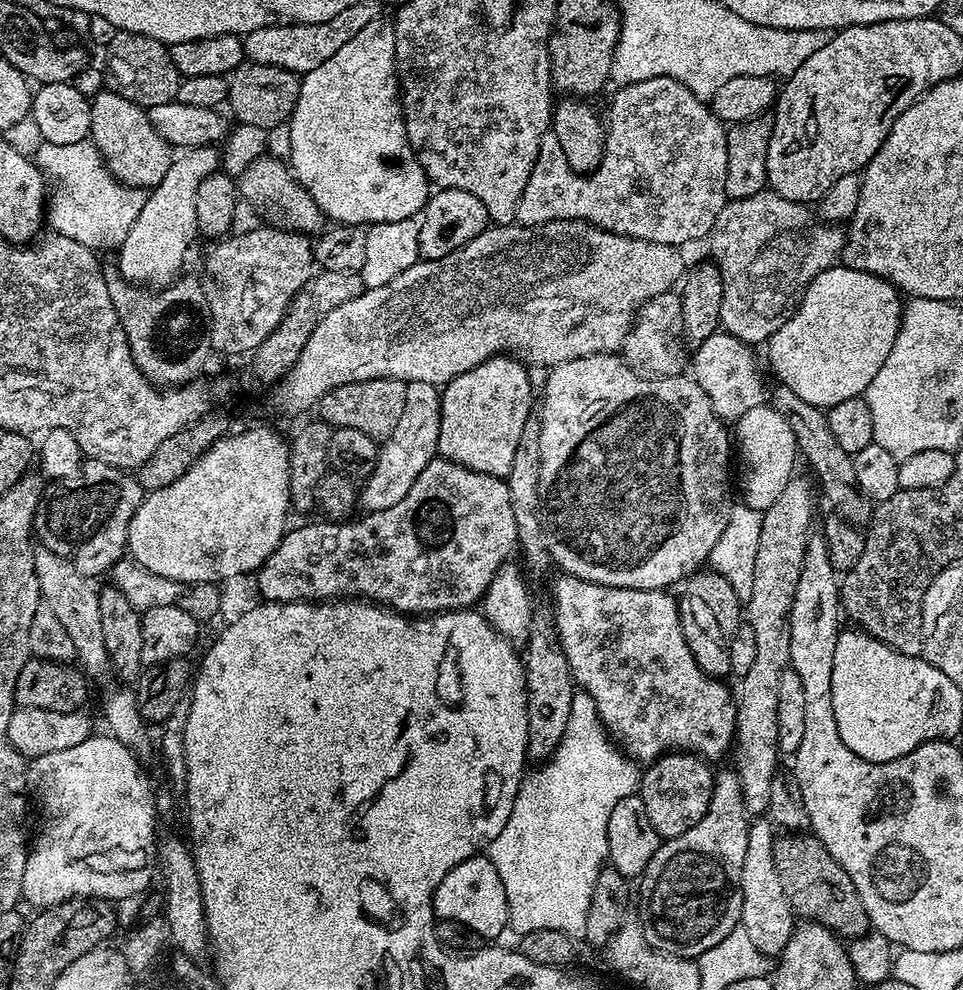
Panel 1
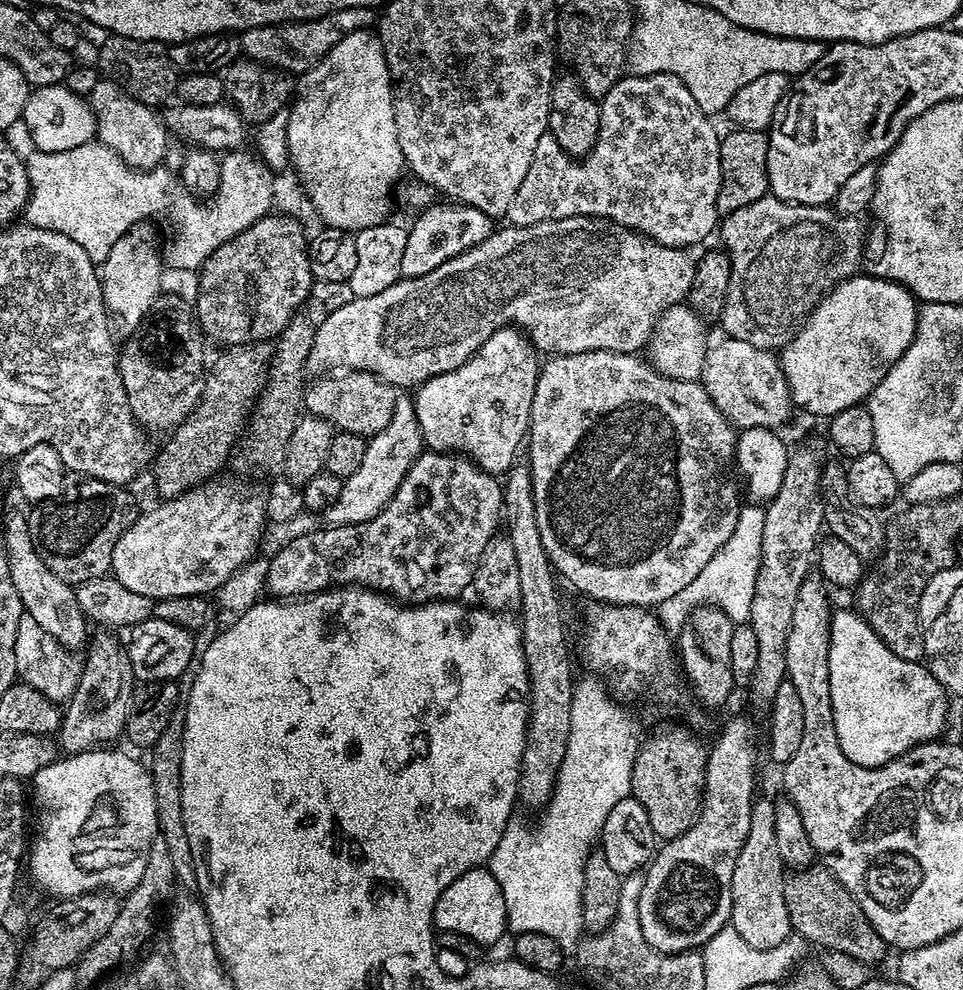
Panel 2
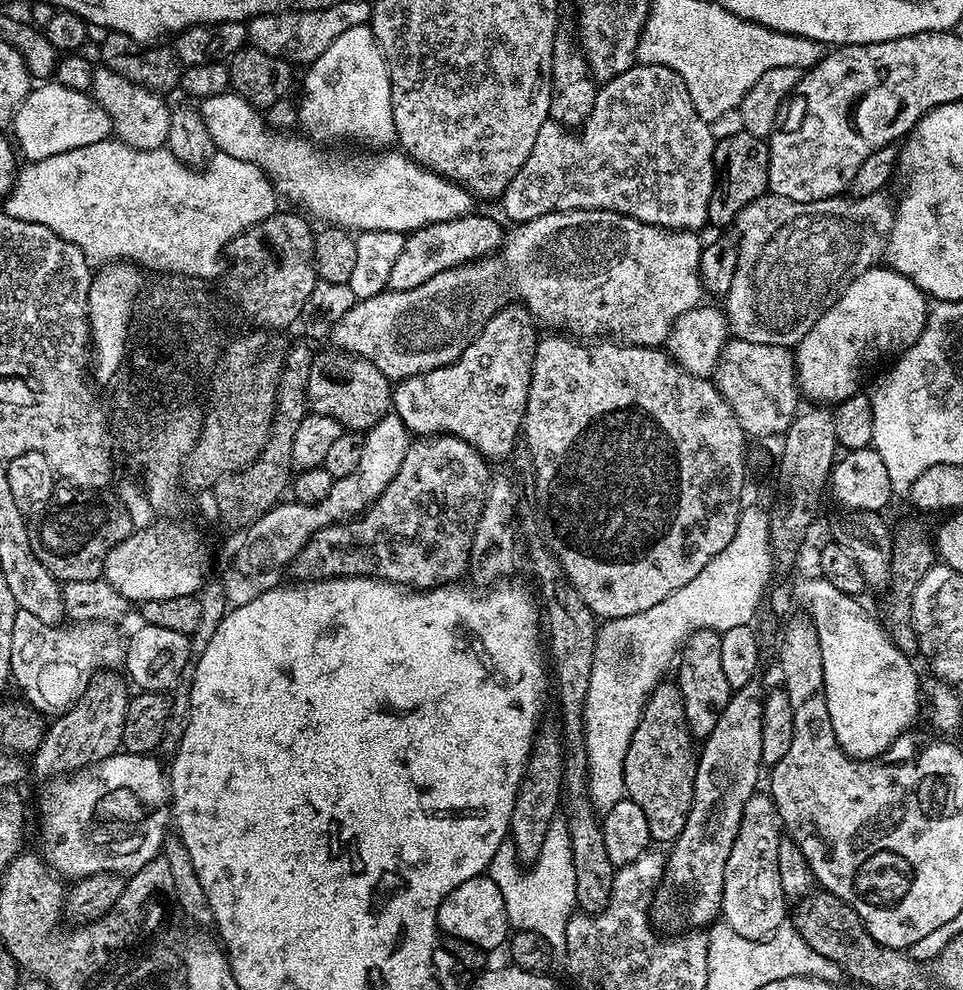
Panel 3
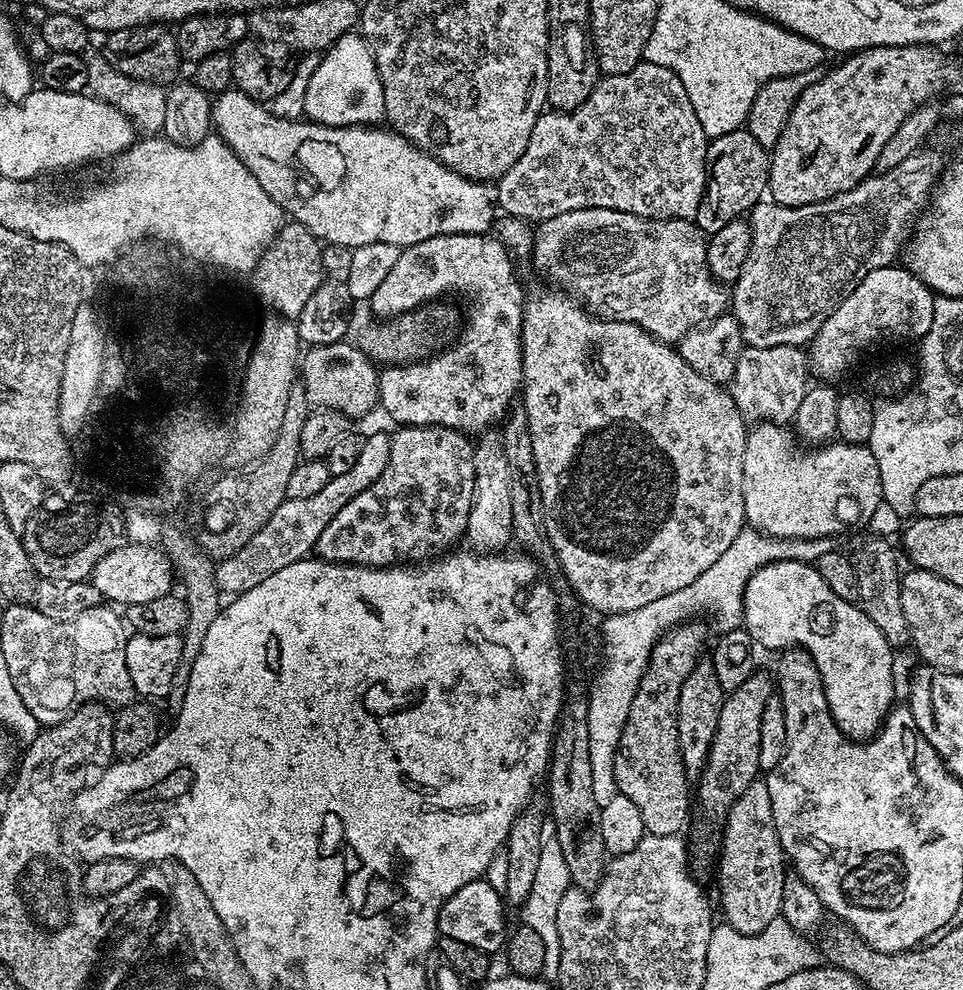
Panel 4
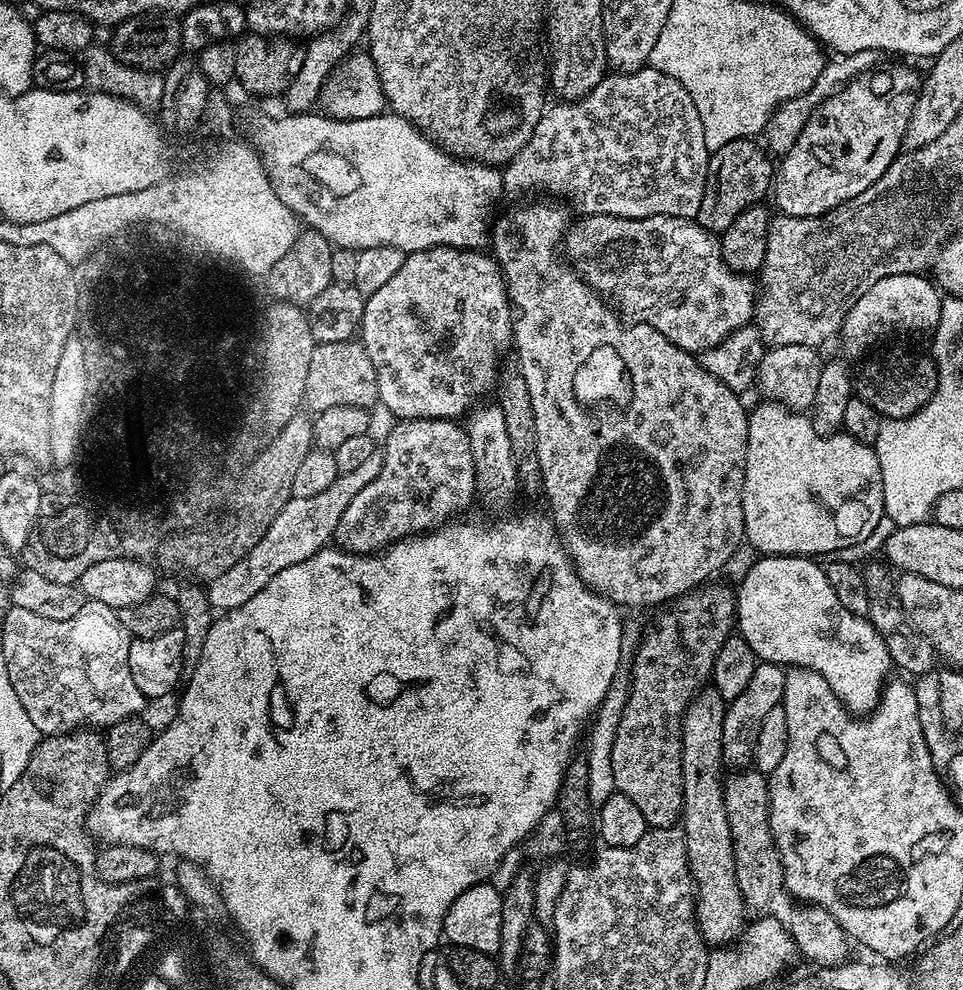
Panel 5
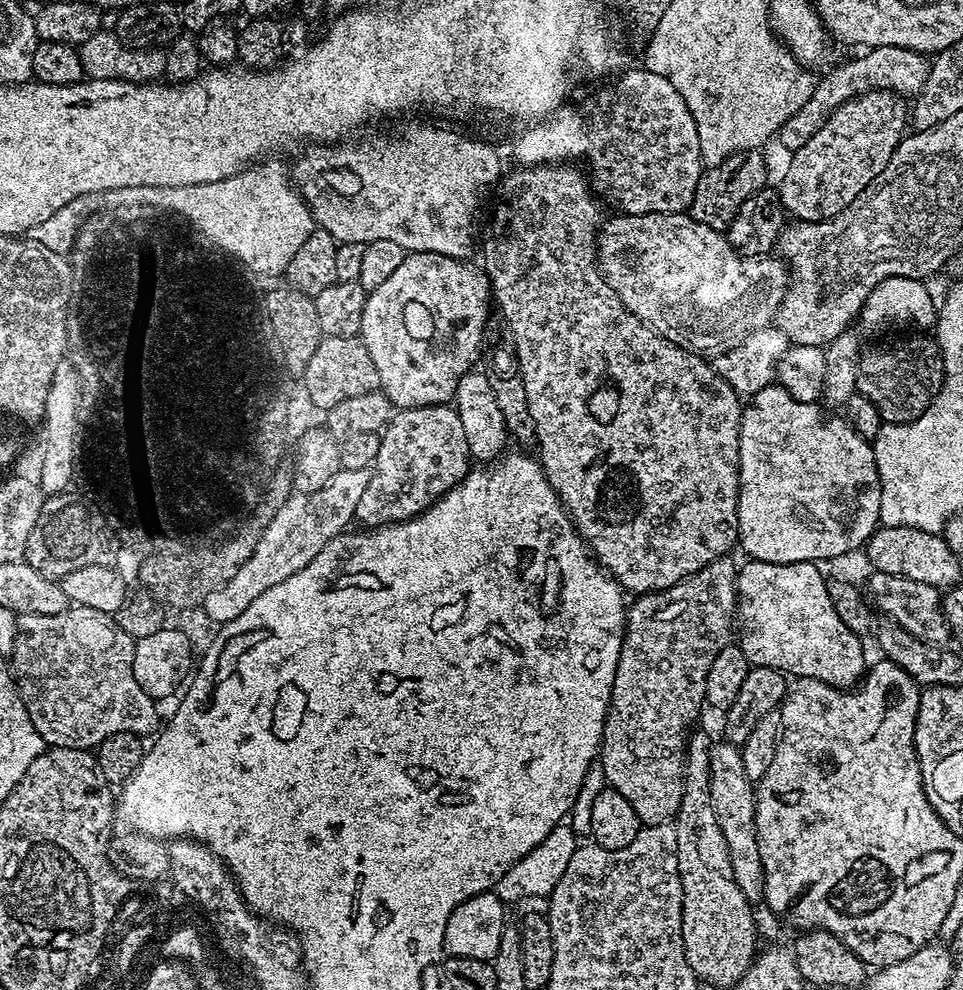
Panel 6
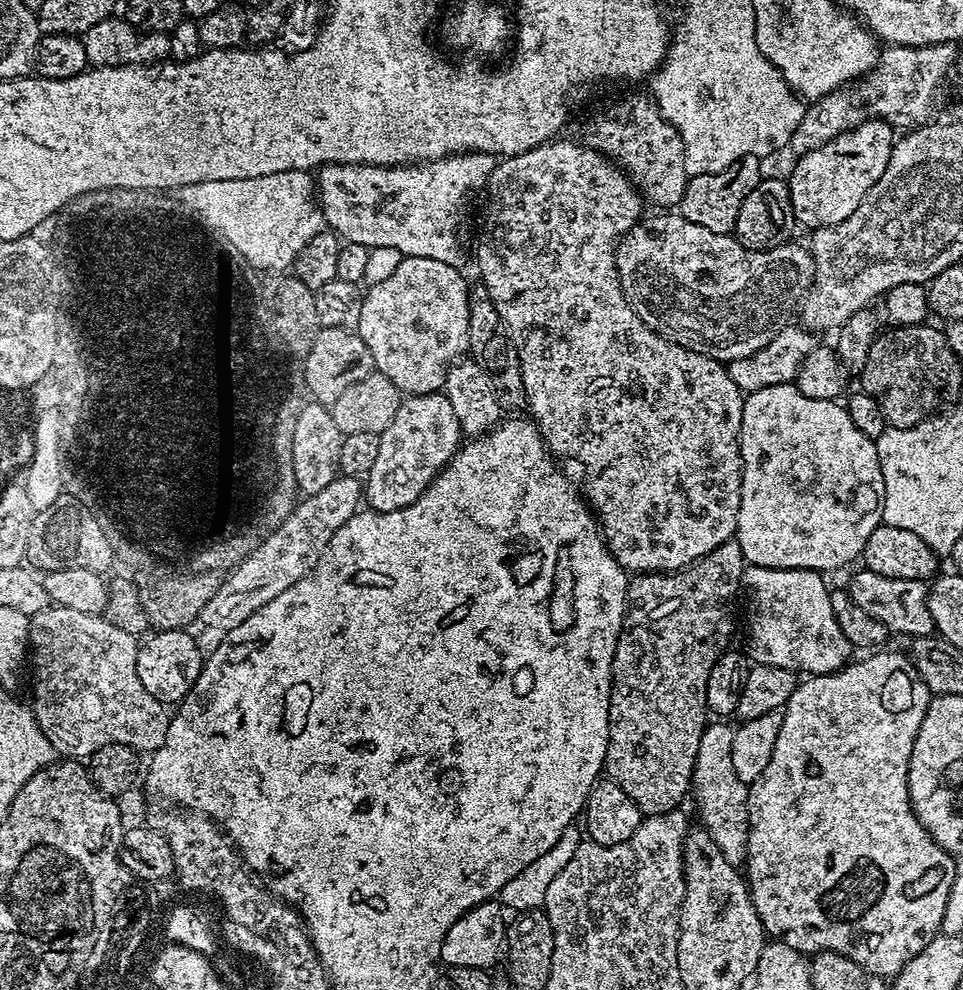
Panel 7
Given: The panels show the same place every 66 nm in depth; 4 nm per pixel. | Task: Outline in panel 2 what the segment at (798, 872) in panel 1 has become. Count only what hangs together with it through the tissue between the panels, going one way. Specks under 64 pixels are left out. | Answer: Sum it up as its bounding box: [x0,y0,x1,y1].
[784,874,886,962]

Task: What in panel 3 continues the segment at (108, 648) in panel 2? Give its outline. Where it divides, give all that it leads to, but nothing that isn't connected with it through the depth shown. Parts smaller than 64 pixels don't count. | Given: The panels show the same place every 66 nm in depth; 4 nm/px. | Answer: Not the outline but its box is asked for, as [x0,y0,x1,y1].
[35,672,130,778]

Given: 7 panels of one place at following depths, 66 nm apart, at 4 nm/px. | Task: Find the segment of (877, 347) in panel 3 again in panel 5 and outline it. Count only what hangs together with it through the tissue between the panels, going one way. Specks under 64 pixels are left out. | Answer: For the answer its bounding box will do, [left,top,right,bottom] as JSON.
[838,272,942,358]

